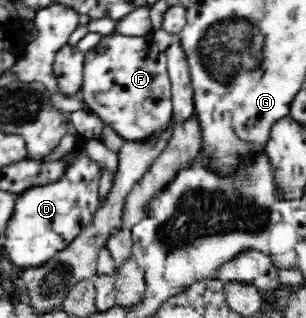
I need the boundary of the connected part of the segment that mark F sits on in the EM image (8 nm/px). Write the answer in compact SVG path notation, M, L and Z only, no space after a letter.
M112 33L84 53L82 93L91 111L96 112L110 129L114 129L126 142L147 142L166 133L173 119L171 79L167 68L167 55L160 50L150 36L134 37Z

